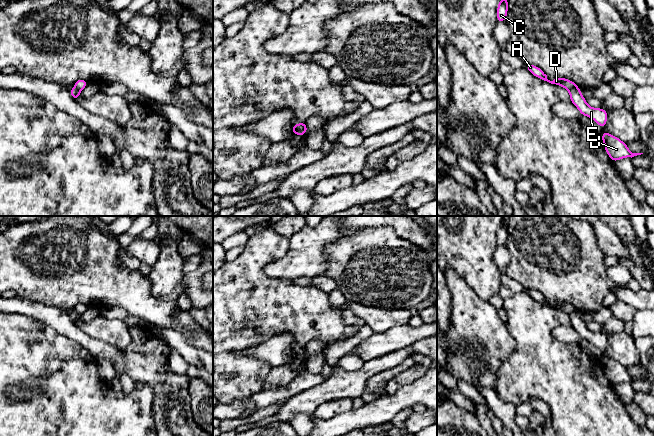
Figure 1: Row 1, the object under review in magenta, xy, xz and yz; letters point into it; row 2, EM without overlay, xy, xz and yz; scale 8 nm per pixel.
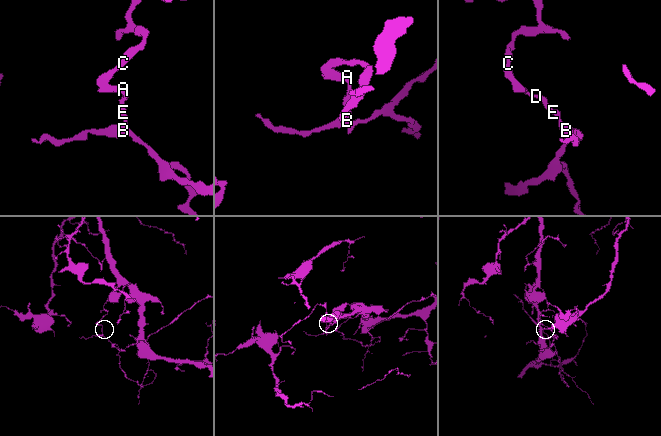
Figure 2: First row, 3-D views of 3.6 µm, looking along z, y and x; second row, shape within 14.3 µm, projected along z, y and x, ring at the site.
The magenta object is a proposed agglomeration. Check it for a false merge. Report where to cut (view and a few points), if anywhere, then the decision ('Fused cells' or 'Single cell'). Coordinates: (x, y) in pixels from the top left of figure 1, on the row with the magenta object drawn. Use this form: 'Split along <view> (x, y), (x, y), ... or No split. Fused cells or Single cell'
Split along yz (577, 87), (568, 90). Fused cells

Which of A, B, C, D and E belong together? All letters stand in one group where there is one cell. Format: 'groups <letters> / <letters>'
groups A C D / B E

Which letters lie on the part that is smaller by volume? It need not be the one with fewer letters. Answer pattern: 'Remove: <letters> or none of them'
Remove: B, E

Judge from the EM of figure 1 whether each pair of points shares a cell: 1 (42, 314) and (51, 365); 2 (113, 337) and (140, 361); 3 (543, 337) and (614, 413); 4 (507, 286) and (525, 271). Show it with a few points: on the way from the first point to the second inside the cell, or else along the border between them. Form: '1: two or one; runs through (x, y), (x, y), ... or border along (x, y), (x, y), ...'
1: two; border along (23, 314), (40, 320), (64, 336)
2: two; border along (129, 327), (130, 342), (122, 348)
3: one; runs through (556, 356), (595, 395)
4: two; border along (504, 272), (517, 280), (524, 288)

